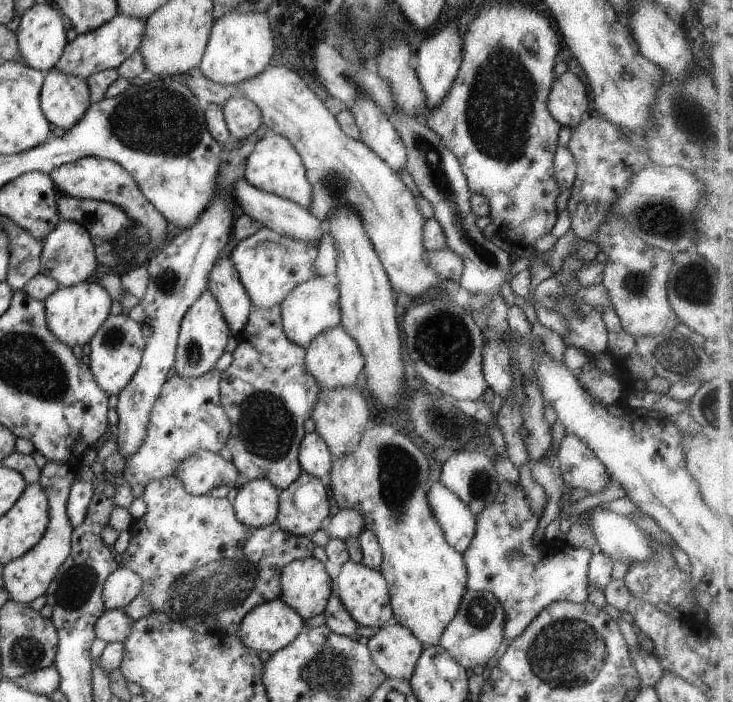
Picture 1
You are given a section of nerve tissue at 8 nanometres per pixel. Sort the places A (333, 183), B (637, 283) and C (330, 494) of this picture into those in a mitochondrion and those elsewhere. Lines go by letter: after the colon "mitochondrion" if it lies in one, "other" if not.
A: mitochondrion
B: mitochondrion
C: other

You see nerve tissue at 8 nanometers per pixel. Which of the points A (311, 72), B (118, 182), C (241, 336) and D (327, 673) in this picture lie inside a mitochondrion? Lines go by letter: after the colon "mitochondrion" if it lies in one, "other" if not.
A: other
B: other
C: other
D: mitochondrion

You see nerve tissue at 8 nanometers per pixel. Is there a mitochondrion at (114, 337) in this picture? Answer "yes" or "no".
yes

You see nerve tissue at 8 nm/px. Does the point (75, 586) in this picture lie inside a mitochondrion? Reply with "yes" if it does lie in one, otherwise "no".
yes

